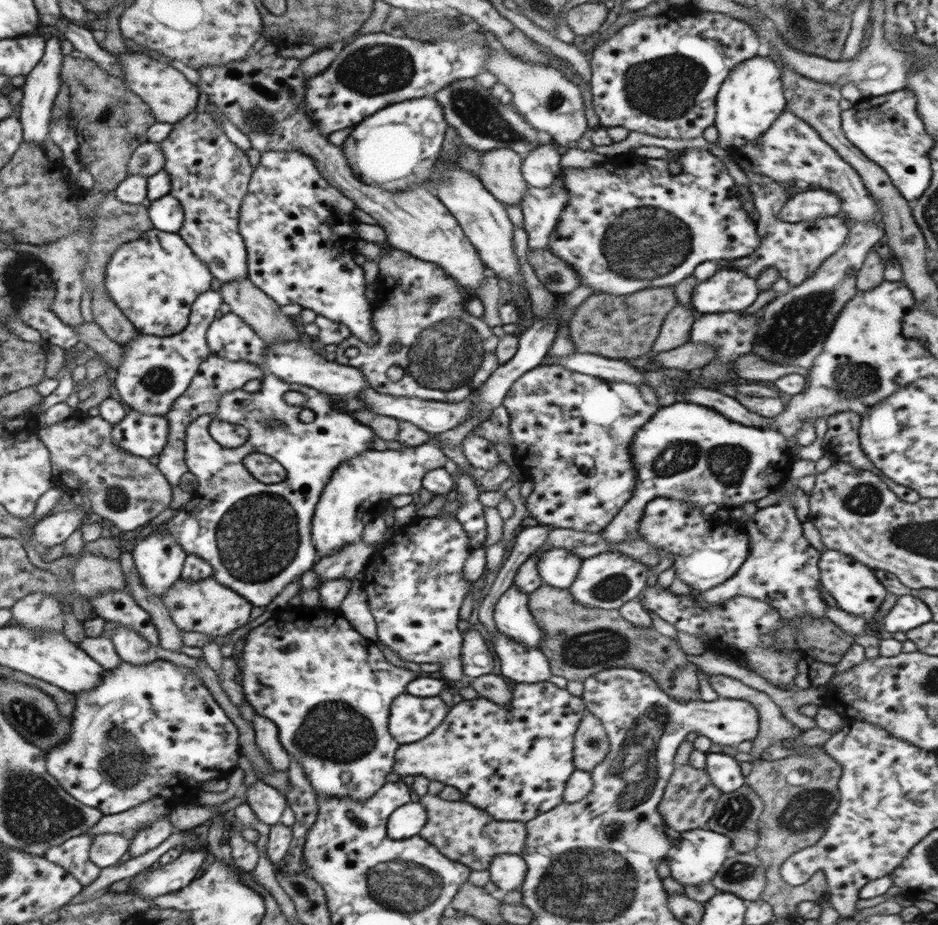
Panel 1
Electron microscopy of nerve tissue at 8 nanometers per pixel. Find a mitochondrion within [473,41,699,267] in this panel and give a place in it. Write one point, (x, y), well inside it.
(554, 100)

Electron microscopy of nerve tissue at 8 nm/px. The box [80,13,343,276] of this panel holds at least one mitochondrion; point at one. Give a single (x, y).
(109, 119)

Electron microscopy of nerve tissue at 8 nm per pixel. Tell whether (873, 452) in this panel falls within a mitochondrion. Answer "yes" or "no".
no

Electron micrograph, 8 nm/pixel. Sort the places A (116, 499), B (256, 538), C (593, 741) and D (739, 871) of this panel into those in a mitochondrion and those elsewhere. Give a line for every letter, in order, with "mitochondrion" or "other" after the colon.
A: mitochondrion
B: mitochondrion
C: mitochondrion
D: mitochondrion

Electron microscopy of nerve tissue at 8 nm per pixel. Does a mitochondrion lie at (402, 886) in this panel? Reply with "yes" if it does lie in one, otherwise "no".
yes

